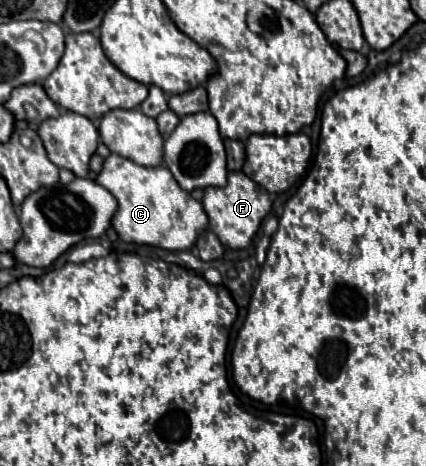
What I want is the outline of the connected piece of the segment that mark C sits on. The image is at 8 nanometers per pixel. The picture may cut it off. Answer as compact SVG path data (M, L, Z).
M111 154L103 162L97 182L107 188L119 202L113 216L113 228L125 242L157 246L171 252L191 250L197 238L207 230L207 214L189 192L185 192L165 166L145 168L129 158Z

